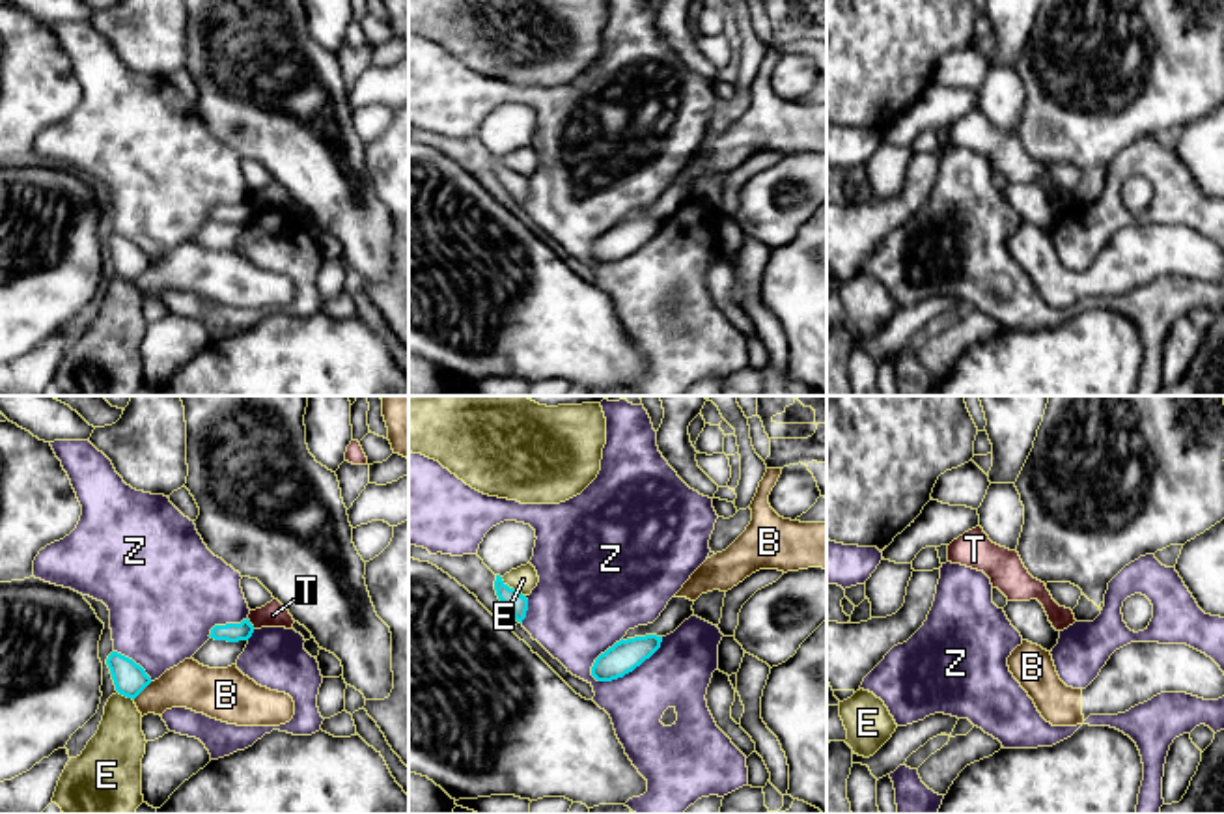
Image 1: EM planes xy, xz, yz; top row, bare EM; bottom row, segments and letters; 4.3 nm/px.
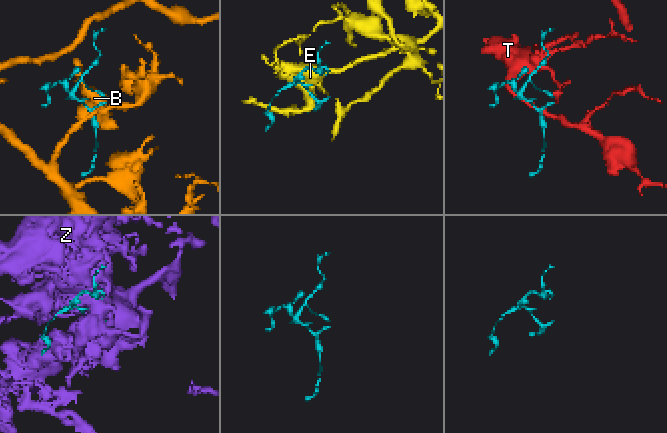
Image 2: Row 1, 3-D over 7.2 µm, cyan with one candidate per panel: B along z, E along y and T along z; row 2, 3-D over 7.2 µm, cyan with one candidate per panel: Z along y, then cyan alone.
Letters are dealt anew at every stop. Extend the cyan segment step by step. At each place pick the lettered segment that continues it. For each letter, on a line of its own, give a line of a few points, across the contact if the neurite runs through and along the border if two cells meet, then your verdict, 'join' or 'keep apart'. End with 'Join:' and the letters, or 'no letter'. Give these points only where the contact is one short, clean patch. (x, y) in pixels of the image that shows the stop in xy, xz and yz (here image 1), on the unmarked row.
B: line xy (152, 264), (133, 280); keep apart
E: keep apart
T: line xy (247, 200), (254, 210); keep apart
Z: keep apart
Join: no letter

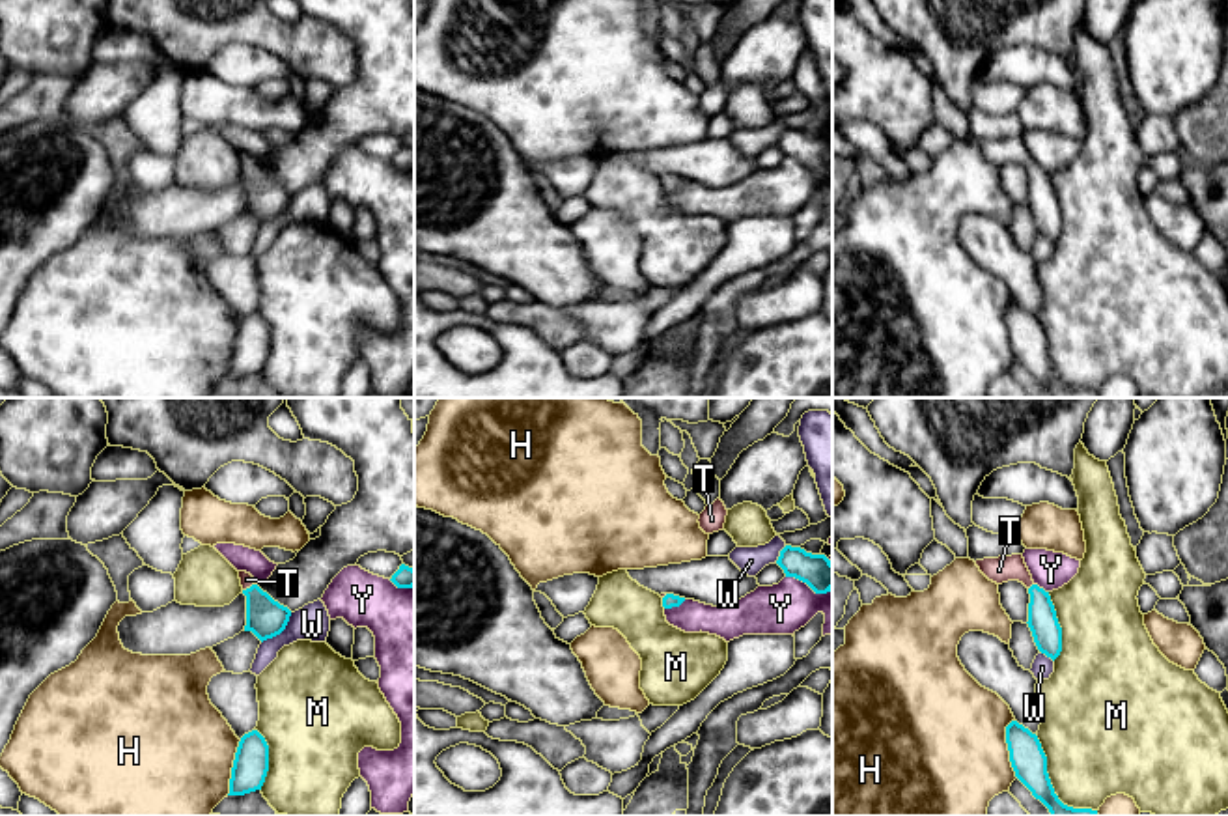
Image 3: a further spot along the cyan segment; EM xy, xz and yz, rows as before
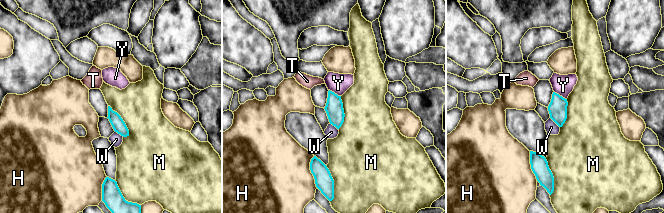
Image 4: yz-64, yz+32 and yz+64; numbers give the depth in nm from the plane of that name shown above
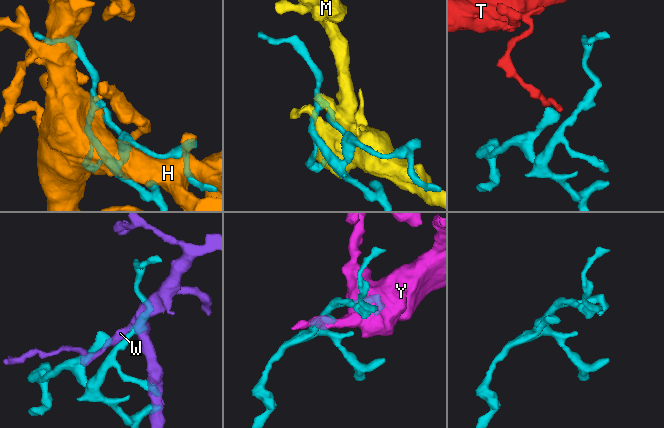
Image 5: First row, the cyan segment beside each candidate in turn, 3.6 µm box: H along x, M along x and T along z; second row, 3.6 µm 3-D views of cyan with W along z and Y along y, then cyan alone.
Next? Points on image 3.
H: keep apart
M: keep apart
T: line yz (1044, 206), (1040, 180), (1031, 168), (1016, 152), (999, 152); join
W: keep apart
Y: keep apart
Join: T

